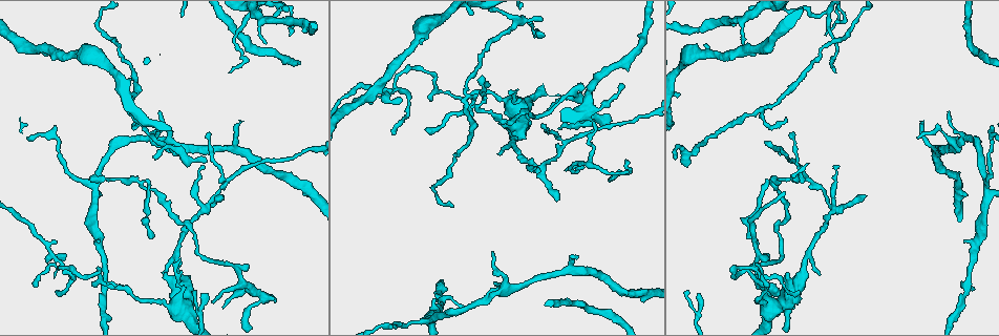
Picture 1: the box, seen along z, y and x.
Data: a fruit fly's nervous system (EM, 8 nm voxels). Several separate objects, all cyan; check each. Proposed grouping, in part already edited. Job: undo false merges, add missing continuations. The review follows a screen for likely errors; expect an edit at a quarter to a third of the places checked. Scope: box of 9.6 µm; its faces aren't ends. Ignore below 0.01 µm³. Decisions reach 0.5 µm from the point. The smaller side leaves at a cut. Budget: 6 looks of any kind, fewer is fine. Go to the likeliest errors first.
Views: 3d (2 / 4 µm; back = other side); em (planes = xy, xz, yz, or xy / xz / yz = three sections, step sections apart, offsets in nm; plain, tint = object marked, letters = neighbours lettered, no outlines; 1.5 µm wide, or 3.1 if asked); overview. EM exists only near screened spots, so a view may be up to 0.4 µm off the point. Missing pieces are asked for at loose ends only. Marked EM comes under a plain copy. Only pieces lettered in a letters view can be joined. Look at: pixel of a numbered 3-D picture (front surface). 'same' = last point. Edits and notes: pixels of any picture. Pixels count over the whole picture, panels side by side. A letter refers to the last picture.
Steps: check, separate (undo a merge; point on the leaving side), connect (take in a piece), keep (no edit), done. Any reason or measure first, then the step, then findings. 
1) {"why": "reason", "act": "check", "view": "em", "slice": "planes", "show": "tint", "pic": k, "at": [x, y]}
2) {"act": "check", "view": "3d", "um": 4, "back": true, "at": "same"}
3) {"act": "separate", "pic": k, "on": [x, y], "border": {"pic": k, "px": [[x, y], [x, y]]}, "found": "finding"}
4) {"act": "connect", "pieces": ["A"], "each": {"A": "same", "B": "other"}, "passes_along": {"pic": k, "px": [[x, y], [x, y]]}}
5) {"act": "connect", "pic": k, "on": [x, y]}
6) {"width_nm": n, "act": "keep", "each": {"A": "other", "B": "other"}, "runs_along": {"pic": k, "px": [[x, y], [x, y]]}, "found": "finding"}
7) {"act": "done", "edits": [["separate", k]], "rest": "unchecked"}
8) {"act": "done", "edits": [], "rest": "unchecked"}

{"why": "thick turns thin", "act": "check", "view": "em", "slice": "xz", "step": 4, "show": "tint", "pic": 1, "at": [508, 100]}

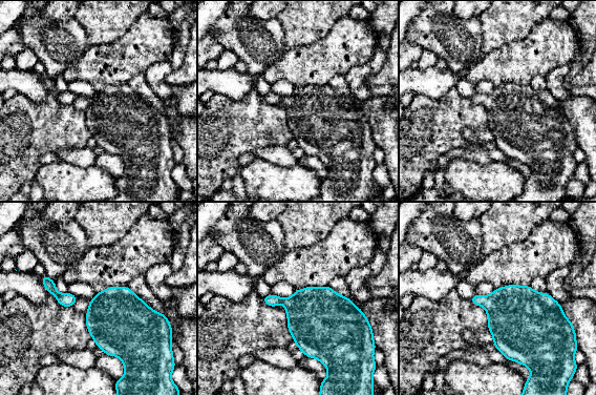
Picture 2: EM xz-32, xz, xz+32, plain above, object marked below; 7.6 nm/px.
{"why": "another direction", "act": "check", "view": "em", "slice": "planes", "show": "letters", "at": "same"}

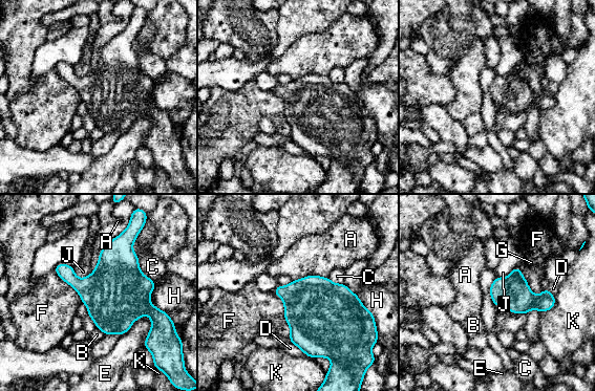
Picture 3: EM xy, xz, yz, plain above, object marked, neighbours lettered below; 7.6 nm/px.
{"act": "keep", "each": {"A": "other", "B": "other", "C": "other", "D": "other", "E": "other", "F": "other", "G": "other", "H": "other", "J": "other", "K": "other"}, "border": {"pic": 3, "px": [[273, 291], [283, 303], [290, 337]]}, "found": "one neuron here"}

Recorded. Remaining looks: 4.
{"why": "thin end", "act": "check", "view": "3d", "um": 2, "pic": 1, "at": [921, 121]}

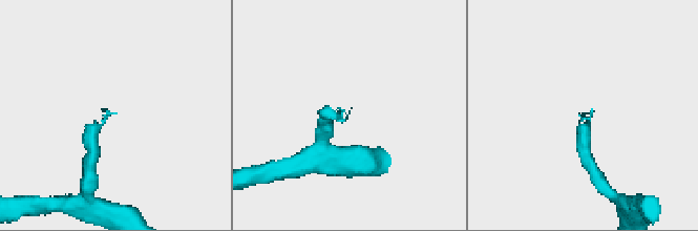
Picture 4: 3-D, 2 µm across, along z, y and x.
{"act": "check", "view": "em", "slice": "xz", "step": 4, "show": "tint", "pic": 4, "at": [347, 116]}

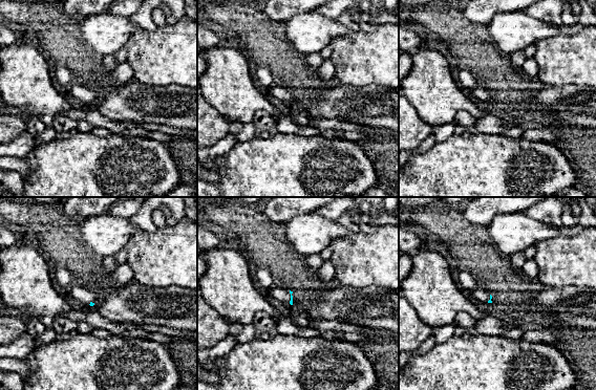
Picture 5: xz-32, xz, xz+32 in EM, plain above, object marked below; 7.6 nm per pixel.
{"act": "check", "view": "em", "slice": "planes", "show": "letters", "at": "same"}

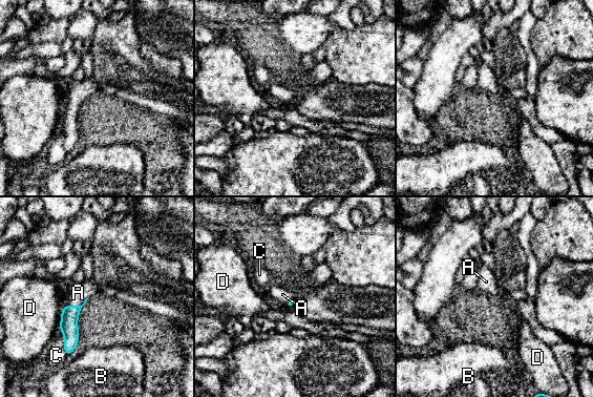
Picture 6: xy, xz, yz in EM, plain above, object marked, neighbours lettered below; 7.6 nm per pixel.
{"act": "connect", "pieces": ["A"], "each": {"A": "same", "B": "other", "C": "other", "D": "other"}, "passes_along": {"pic": 6, "px": [[68, 326], [76, 306], [78, 292]]}, "found": "it goes on there"}

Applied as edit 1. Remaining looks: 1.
{"act": "check", "view": "em", "slice": "xz", "step": 8, "show": "letters", "pic": 1, "at": [140, 186]}

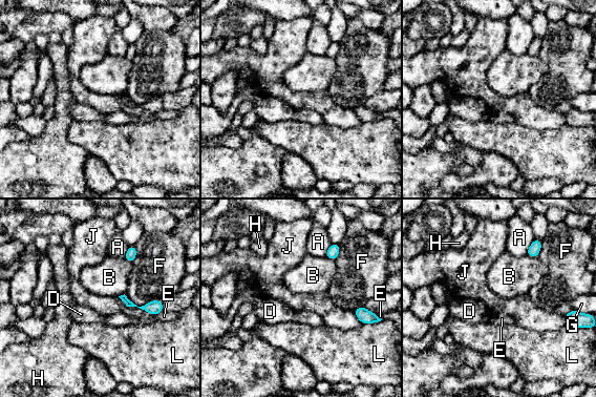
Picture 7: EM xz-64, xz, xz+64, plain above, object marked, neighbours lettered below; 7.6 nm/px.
{"act": "keep", "each": {"A": "other", "B": "other", "D": "other", "E": "other", "F": "other", "G": "other", "H": "other", "J": "other", "L": "other"}, "runs_along": {"pic": 7, "px": [[124, 298], [137, 307], [160, 309]]}, "found": "all the same neuron"}

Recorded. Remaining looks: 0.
{"act": "done", "edits": [["connect", 6]], "rest": "unchecked"}

